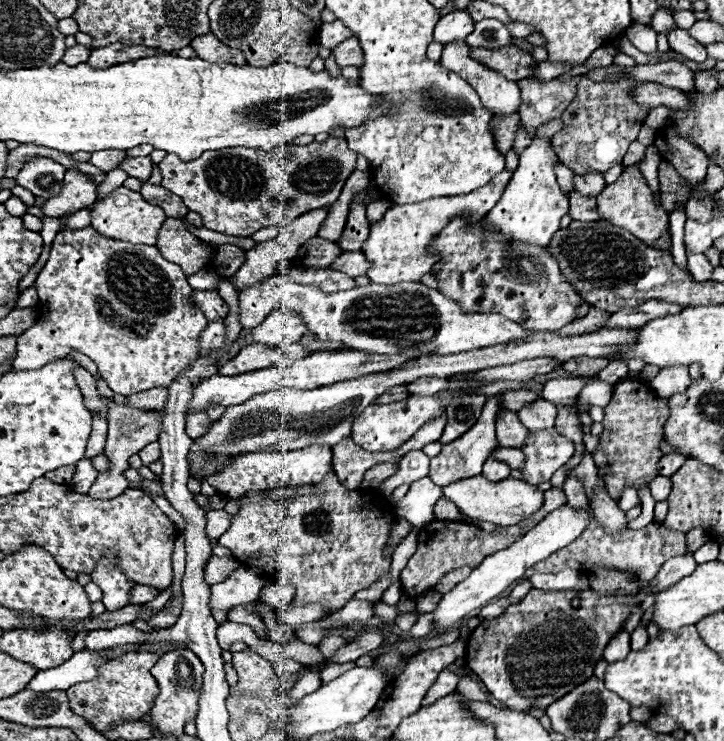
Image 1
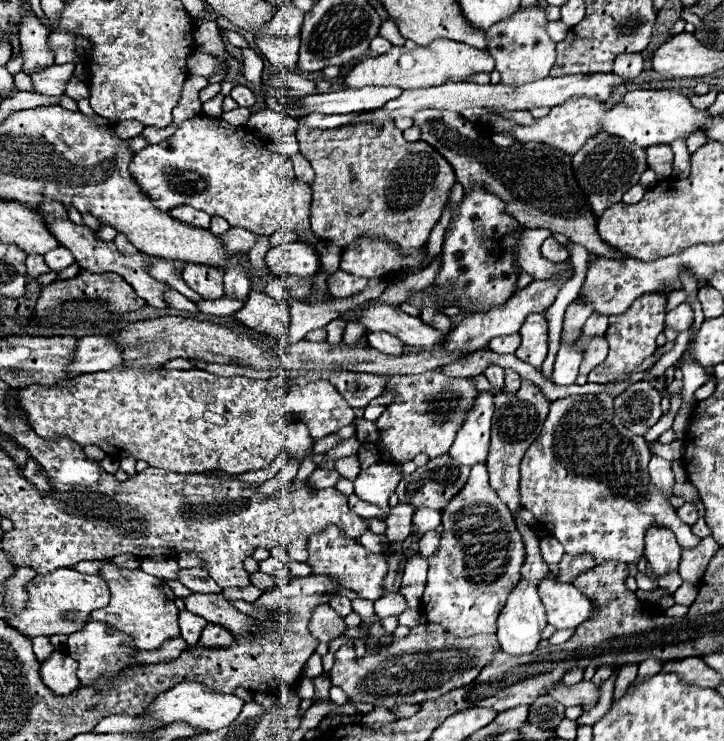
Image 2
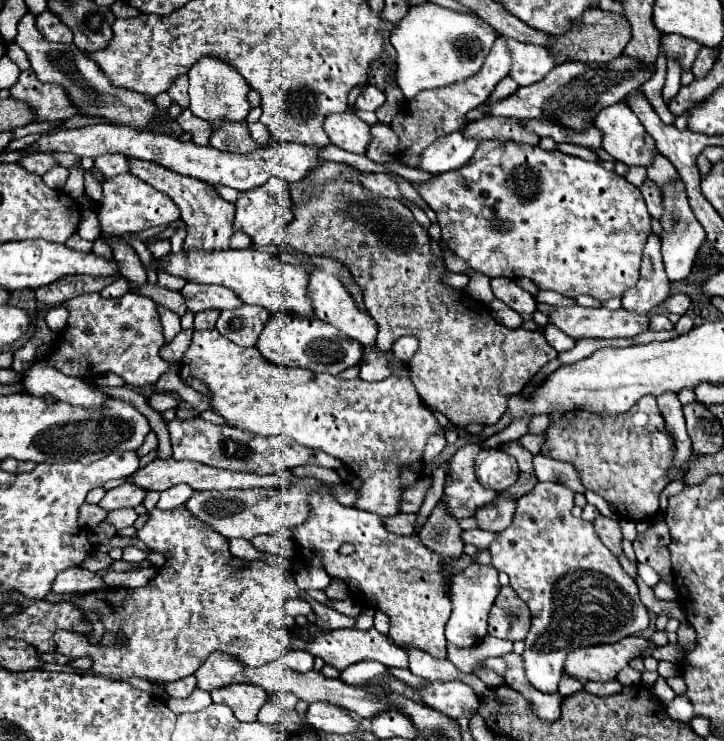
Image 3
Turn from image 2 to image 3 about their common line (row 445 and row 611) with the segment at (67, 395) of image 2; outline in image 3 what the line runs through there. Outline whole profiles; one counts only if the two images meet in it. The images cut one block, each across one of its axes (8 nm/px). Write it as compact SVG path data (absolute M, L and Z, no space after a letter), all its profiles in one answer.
M186 504L168 512L152 510L148 522L138 530L138 538L148 548L156 548L156 552L166 558L164 566L158 570L152 582L142 588L104 588L68 600L82 612L84 622L90 622L88 612L96 612L100 622L104 624L104 630L112 632L114 642L110 646L90 644L90 638L86 634L56 630L52 636L56 642L56 652L72 660L92 658L92 670L110 680L126 680L136 676L164 684L194 674L212 650L240 656L244 664L252 666L282 658L284 650L276 650L274 632L276 626L284 626L284 602L288 598L304 600L306 592L298 588L294 574L280 572L264 560L236 560L228 552L228 540L216 530L208 528L208 524L192 516L190 510L184 506Z

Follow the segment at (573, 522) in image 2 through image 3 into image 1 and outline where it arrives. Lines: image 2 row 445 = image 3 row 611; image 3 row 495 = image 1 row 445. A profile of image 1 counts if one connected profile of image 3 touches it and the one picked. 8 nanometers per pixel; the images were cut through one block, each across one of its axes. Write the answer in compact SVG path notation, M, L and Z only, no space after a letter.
M542 430L540 434L528 436L528 442L524 444L526 462L522 468L522 478L528 484L542 484L552 478L552 474L562 468L574 454L574 444L556 434L556 430Z

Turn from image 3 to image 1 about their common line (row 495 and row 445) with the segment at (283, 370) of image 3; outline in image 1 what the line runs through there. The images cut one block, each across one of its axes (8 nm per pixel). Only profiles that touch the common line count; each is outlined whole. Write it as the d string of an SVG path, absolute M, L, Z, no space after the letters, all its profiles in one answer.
M410 394L400 402L374 404L374 406L368 406L352 424L352 440L366 452L394 452L404 442L408 442L424 424L440 418L442 414L444 414L442 400L436 394L432 396Z

